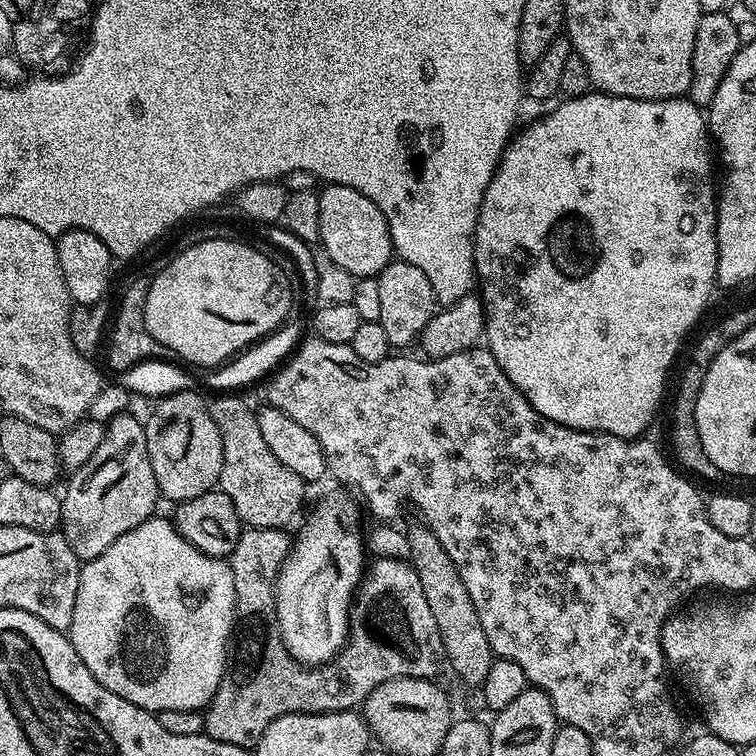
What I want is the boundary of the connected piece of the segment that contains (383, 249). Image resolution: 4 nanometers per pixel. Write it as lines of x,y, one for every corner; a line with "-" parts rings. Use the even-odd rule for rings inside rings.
328,184
319,189
318,215
322,221
319,247
330,259
338,262
342,270
350,270
357,278
361,276
379,276
385,266
394,258
390,226
366,194
358,194
350,186

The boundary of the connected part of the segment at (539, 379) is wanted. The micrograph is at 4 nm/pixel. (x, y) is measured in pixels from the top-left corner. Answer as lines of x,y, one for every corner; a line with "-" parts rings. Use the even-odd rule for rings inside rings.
599,90
588,92
585,96
573,96
559,101
553,112
545,114
541,120
533,122
529,128
521,127
509,140
504,153
500,155
500,164
496,172
490,178
490,186
486,186
480,212
476,215
476,234
472,242
472,256
476,259
475,279
478,281
478,295
484,306
484,335
486,350
502,366
502,374
514,382
521,394
538,410
540,416
550,418
567,428
577,428
583,432
605,432
611,436
617,436
623,440
640,438
645,435
648,423
656,416
660,408
660,399
664,396
664,379
668,376
668,367
684,340
684,335
696,324
696,319
704,312
708,299
712,296
712,288
717,287
716,271
718,270
718,242
716,241
716,202
718,199
717,181
712,181
712,156
714,160
714,148
710,143
710,133
705,113
697,104
687,98
675,100
639,100
638,98
622,98
621,96
609,96
608,93

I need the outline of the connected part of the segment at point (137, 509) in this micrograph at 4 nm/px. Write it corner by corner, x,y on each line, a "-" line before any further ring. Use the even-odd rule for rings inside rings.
125,414
107,421
102,443
80,468
71,473
68,489
62,492
60,528
74,554
82,562
98,558
106,546
118,542
126,530
134,530
157,511
160,488
150,466
146,434
141,417

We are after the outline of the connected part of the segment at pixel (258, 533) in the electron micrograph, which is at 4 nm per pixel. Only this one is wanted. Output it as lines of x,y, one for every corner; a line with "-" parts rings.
245,527
238,538
238,546
234,546
230,557
232,573
234,574
234,598
236,599
236,623
234,625
234,655
230,660
230,667
225,671
222,682
214,694
214,698
208,703
204,712
204,731
203,735
214,738
218,742
233,744
239,748
251,749
262,738
266,726
286,714
295,712
309,712
318,714
319,712
351,712
359,709
363,705
364,699
371,694
382,682
390,682
394,678
422,678
423,680
435,677
436,671
442,668
442,657
444,656
444,647
442,638
438,634
438,622
434,622
434,613
430,611
430,605
426,603
426,594
422,594
422,582
418,582
418,574
411,566
407,559
401,558
395,560
389,556
382,556
367,565
366,575
360,582
359,588
356,589
355,597
352,601
352,611
348,617
348,638
343,648
337,652
332,660
327,660
324,664
315,666
305,666
299,664
295,658
286,650
286,646
280,637
280,627
276,617
276,576
280,573
280,567
284,565
284,560
288,556
290,547
290,536
283,528
249,528

